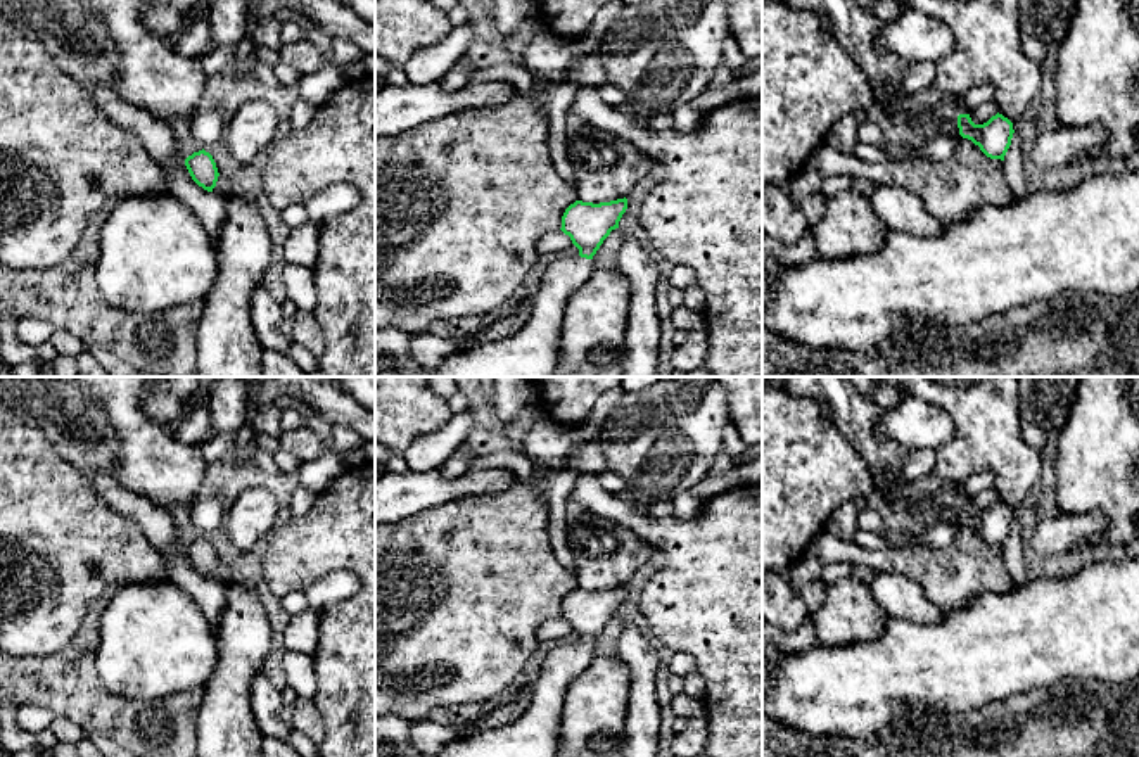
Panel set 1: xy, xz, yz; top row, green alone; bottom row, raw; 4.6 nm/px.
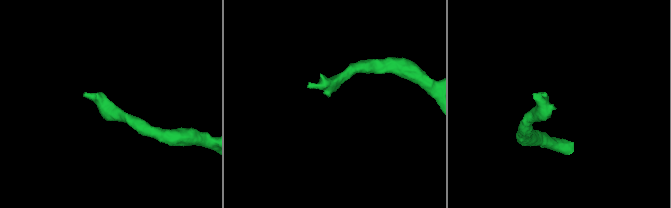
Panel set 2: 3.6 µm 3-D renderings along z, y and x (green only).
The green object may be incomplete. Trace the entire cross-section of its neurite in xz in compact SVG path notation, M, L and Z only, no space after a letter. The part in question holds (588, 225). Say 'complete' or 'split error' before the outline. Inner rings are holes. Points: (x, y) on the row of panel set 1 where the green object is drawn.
split error; M626 197L600 204L570 204L560 230L570 237L579 254L548 264L522 330L498 342L458 347L436 370L429 370L427 377L558 377L567 304L595 271L591 259L610 232L619 228L626 209Z

